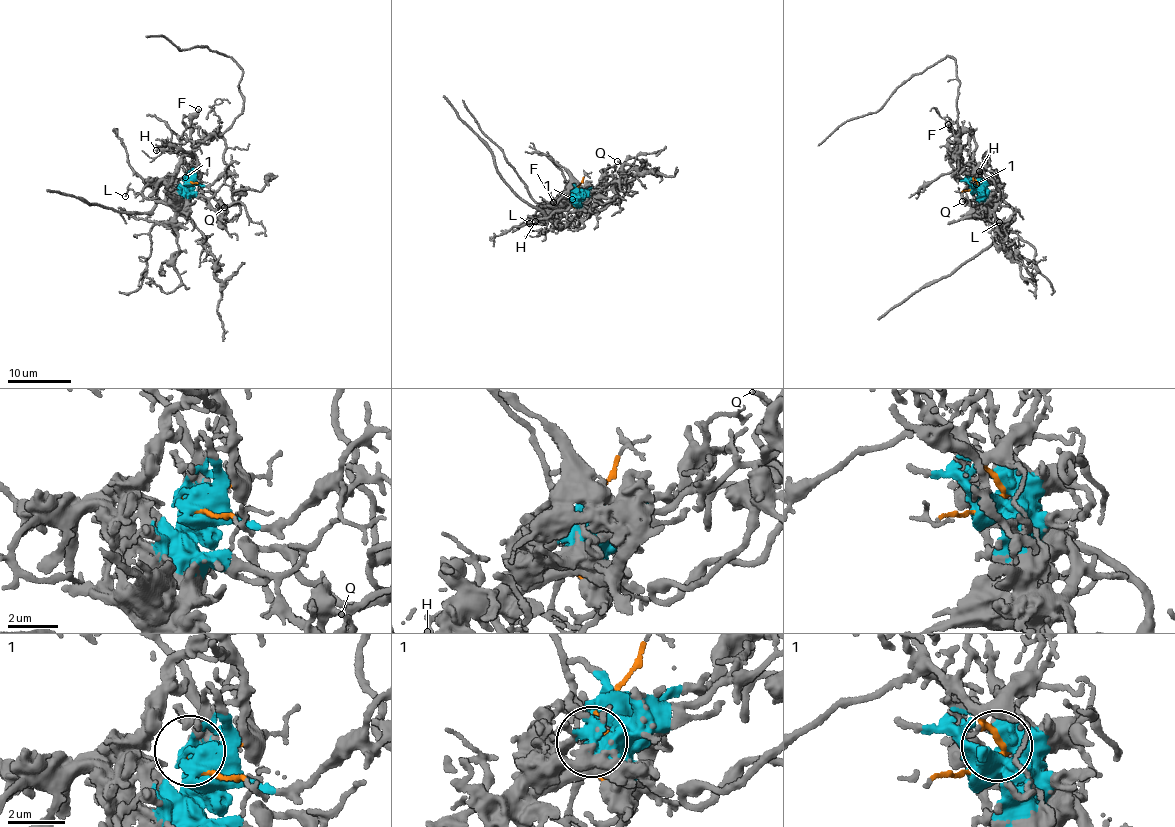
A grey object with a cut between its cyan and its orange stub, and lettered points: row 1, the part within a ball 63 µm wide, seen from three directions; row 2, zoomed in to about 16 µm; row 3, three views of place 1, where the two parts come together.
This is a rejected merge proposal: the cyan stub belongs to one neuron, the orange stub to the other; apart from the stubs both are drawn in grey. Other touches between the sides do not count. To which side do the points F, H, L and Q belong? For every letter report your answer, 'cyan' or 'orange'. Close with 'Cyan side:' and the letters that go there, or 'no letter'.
F: orange
H: cyan
L: cyan
Q: cyan
Cyan side: H, L, Q

